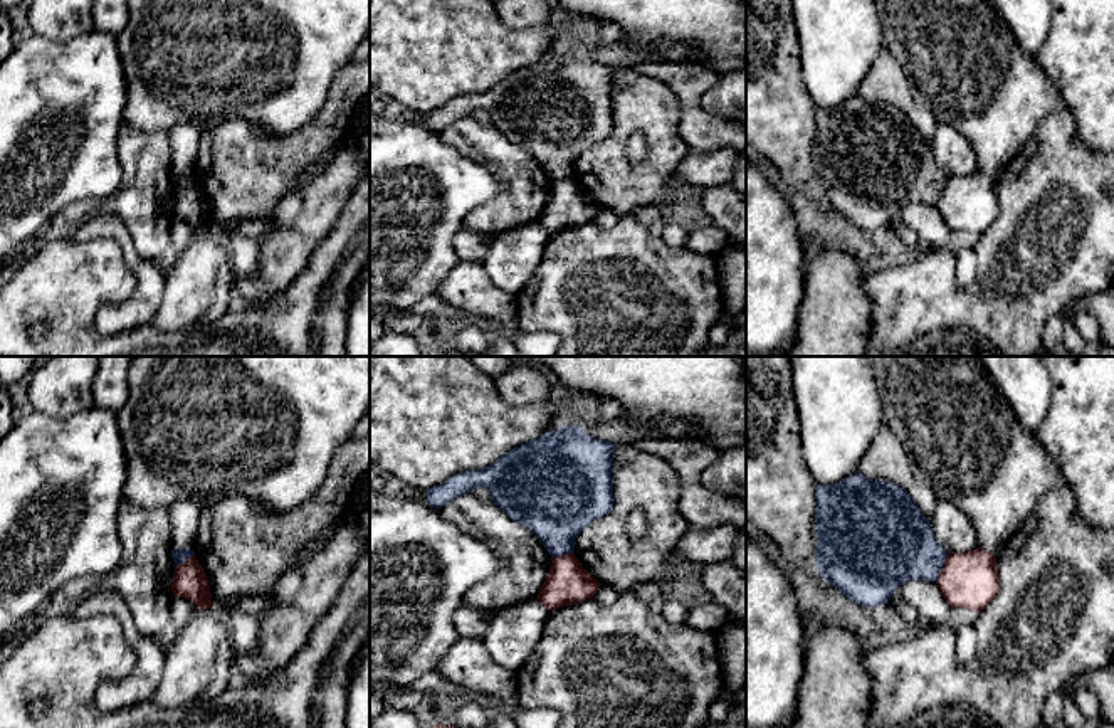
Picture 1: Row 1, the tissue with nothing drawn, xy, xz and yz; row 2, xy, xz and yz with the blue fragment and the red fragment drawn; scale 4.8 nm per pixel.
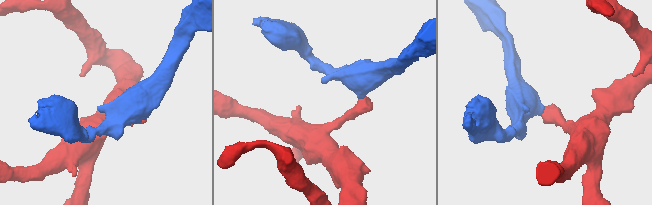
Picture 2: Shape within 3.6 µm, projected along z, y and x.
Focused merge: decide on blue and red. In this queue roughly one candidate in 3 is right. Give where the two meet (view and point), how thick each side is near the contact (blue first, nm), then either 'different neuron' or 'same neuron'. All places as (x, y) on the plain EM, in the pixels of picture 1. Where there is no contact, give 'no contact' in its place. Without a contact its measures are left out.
yz (943, 189) | 380/260 nm | different neuron

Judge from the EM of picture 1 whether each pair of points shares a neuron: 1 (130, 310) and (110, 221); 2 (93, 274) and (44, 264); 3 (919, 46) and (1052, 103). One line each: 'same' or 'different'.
1: same
2: same
3: same

